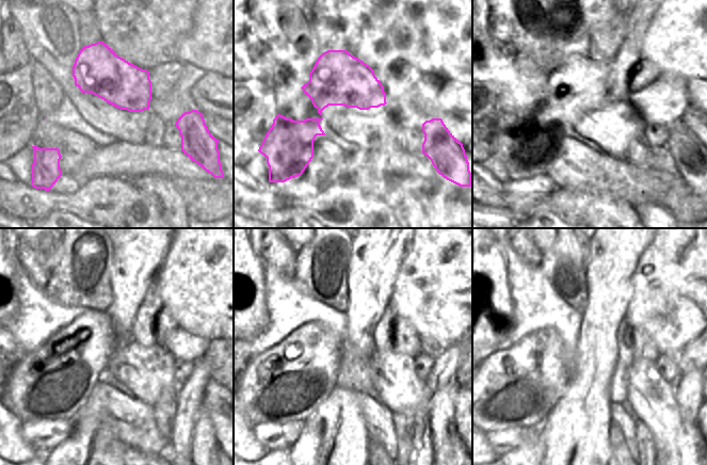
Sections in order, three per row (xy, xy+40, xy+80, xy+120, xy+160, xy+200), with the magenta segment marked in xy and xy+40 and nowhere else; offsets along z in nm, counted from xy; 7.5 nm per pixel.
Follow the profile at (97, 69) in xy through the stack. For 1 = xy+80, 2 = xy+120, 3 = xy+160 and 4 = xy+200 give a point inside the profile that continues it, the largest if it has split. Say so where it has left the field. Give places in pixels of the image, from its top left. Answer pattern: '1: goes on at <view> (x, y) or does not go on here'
1: goes on at xy+80 (526, 143)
2: goes on at xy+120 (54, 381)
3: goes on at xy+160 (287, 382)
4: goes on at xy+200 (517, 387)

